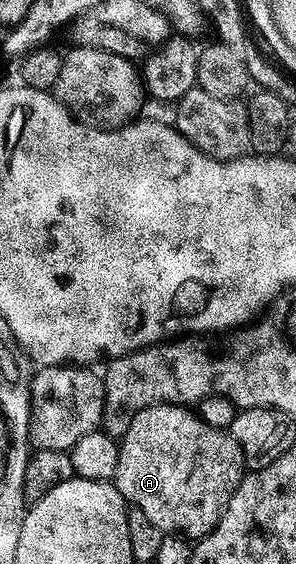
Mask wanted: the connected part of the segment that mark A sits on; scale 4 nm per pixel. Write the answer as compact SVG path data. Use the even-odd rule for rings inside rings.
M152 405L143 411L139 411L139 415L135 415L135 419L131 419L131 427L127 427L125 434L119 438L117 450L119 451L119 463L115 467L112 482L116 485L118 491L125 496L126 502L132 508L143 511L143 515L147 515L147 519L151 519L151 523L155 523L155 527L159 527L162 533L186 539L203 538L217 526L227 503L231 499L231 495L237 490L242 477L247 472L245 456L237 440L226 430L209 426L192 408L183 405Z

